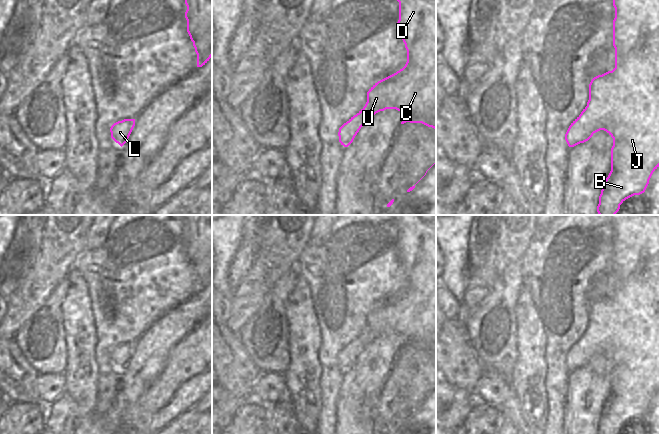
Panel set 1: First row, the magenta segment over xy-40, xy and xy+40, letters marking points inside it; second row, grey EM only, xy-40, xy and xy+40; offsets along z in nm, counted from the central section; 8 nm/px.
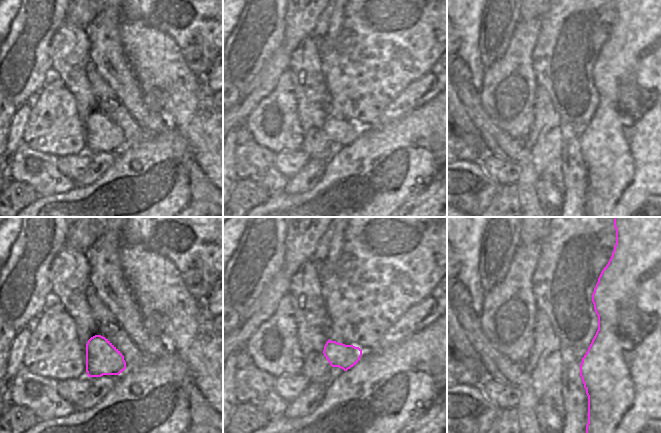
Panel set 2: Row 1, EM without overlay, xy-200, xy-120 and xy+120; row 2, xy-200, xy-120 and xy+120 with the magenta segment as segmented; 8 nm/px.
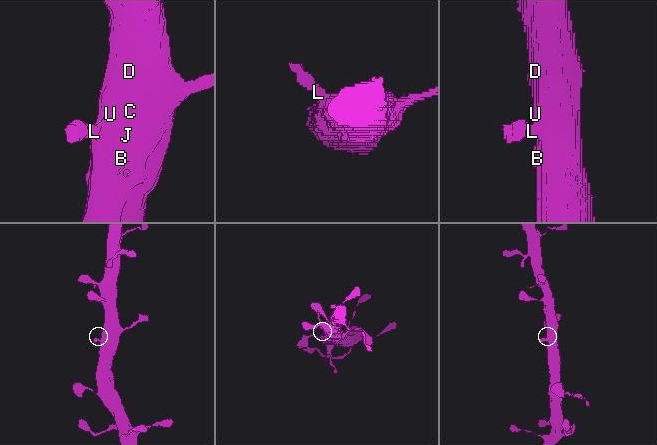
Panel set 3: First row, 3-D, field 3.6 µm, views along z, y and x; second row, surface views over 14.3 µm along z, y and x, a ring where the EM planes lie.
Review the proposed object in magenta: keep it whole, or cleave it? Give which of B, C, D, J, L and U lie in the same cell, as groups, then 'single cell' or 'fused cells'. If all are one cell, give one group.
B C D J L U | single cell

